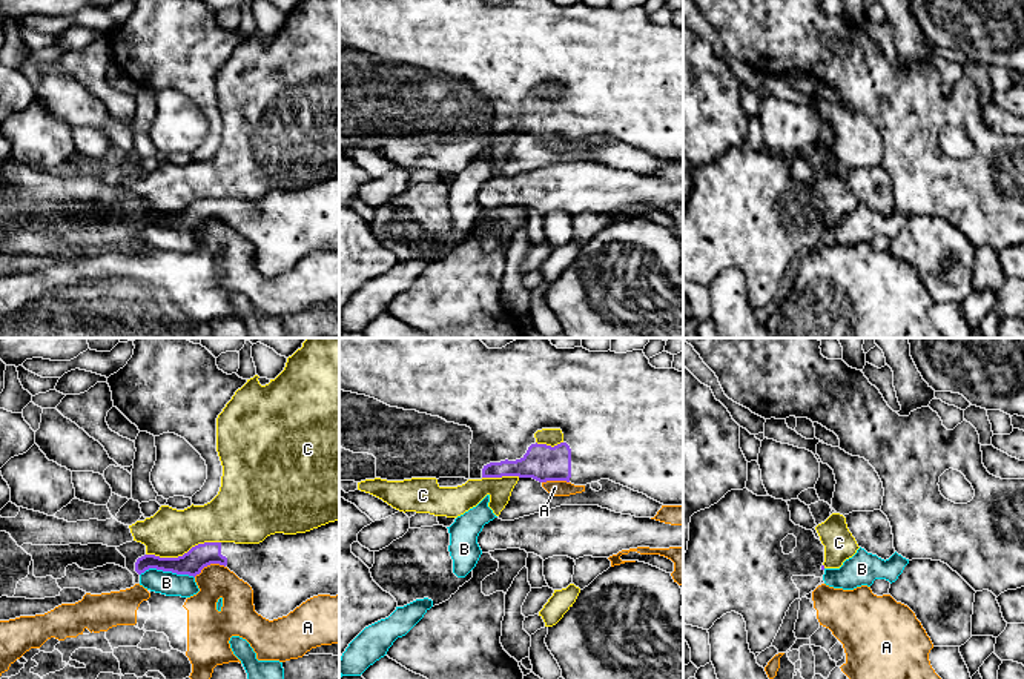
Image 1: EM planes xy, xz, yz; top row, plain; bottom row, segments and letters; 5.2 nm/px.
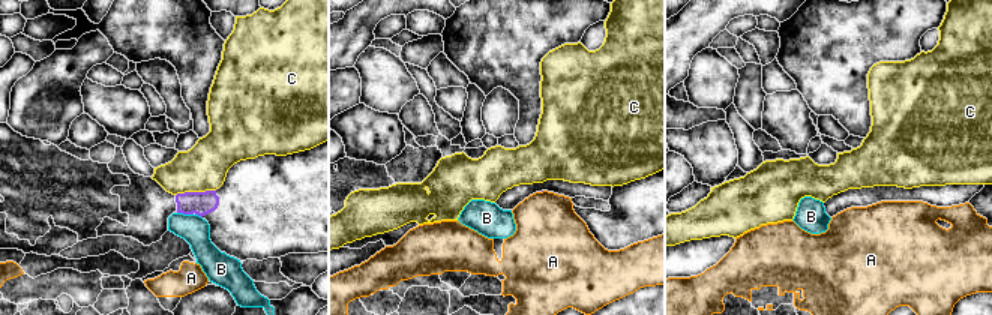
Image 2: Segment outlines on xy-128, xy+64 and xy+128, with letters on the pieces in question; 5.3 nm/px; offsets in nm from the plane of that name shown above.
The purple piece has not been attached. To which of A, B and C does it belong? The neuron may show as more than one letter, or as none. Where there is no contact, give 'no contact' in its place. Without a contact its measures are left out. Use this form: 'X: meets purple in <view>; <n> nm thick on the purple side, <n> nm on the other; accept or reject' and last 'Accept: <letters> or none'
A: meets purple in xy; 120 nm thick on the purple side, 180 nm on the other; reject
B: meets purple in xy; 120 nm thick on the purple side, 130 nm on the other; reject
C: meets purple in xy; 120 nm thick on the purple side, 260 nm on the other; reject
Accept: none

